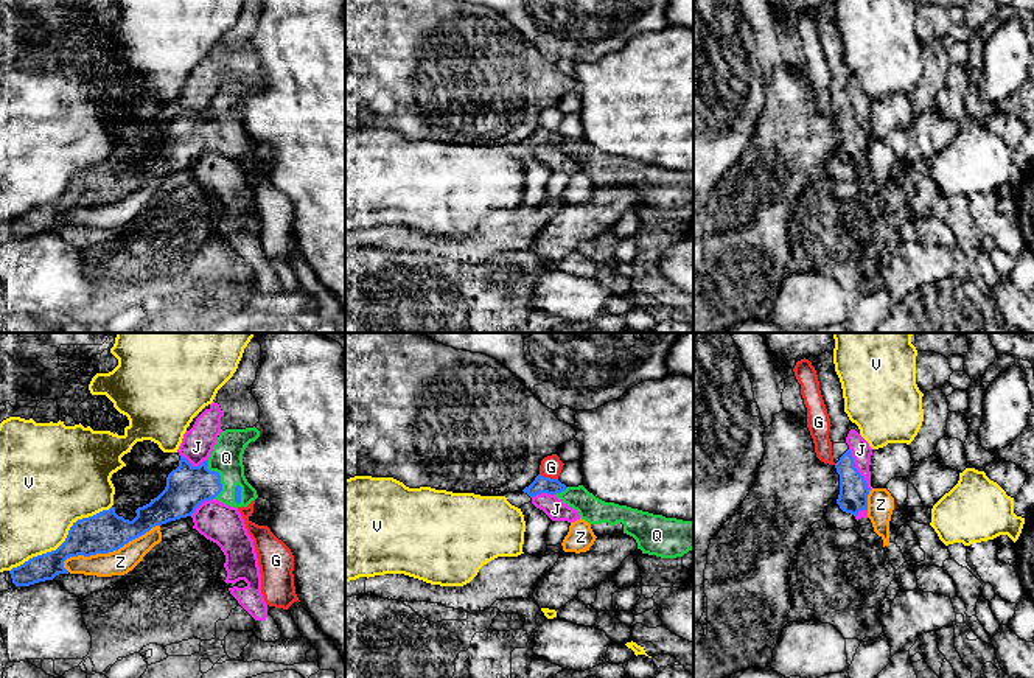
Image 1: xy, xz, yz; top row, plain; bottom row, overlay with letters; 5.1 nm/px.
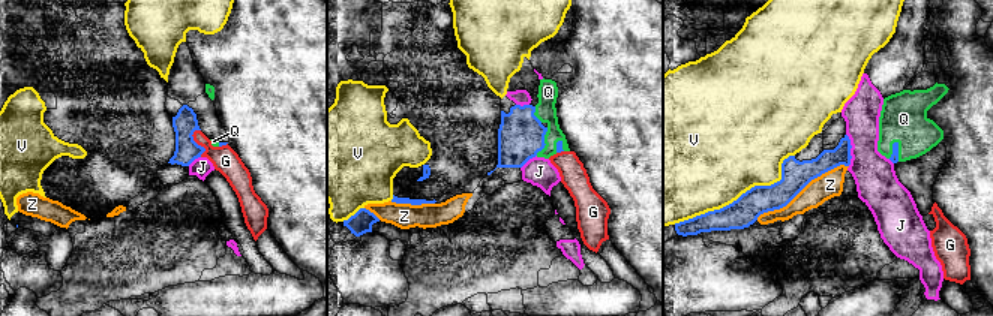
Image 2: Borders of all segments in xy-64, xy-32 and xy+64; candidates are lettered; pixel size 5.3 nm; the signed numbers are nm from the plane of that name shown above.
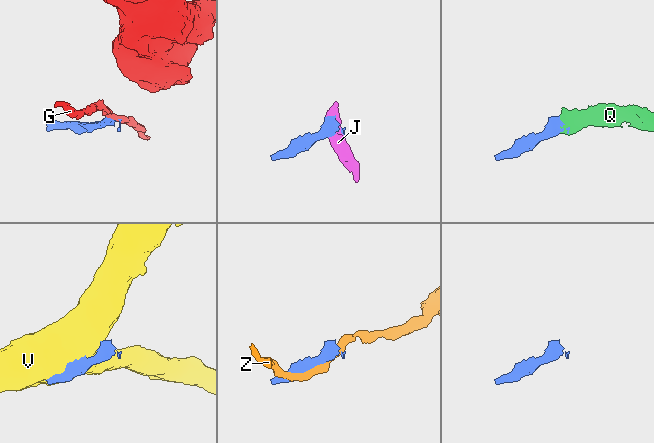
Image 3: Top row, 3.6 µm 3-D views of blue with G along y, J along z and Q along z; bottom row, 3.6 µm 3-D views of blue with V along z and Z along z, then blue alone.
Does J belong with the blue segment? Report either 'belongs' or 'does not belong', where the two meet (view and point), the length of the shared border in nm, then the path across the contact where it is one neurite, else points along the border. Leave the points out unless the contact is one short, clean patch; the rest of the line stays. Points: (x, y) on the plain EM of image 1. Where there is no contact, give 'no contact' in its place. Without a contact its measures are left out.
does not belong; contact yz (857, 122); length 240 nm; border yz (849, 100), (854, 118), (869, 142)

